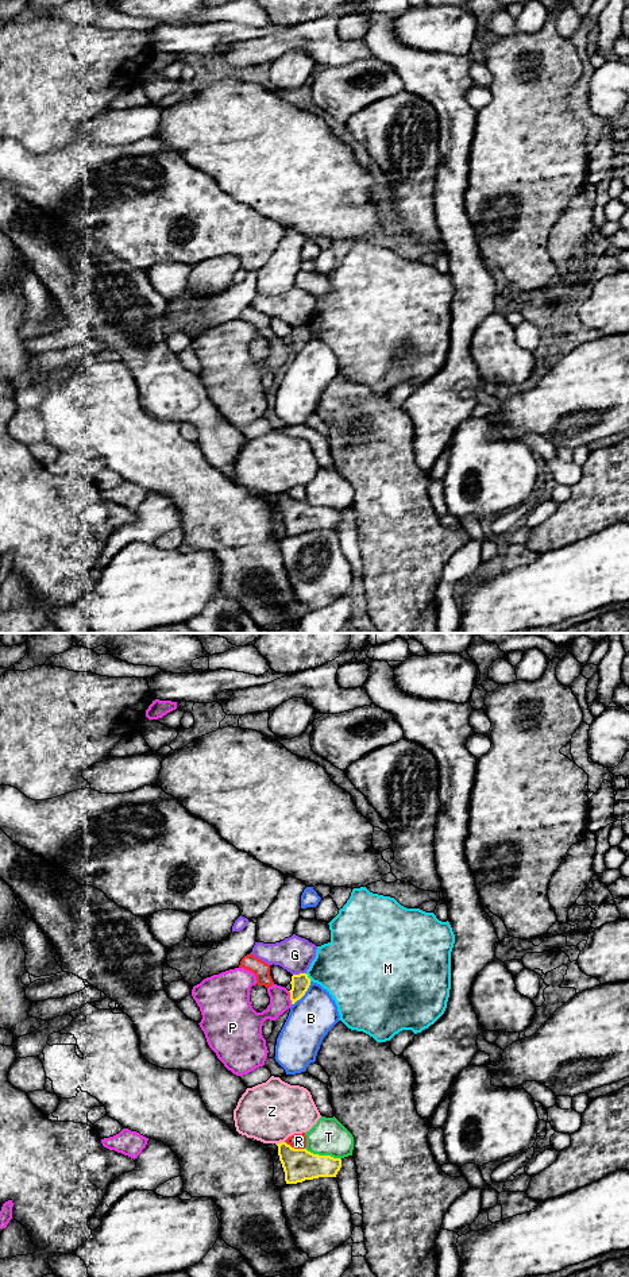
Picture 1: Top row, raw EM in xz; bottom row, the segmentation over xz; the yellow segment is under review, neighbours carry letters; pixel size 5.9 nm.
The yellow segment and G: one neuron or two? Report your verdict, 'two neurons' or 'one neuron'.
two neurons

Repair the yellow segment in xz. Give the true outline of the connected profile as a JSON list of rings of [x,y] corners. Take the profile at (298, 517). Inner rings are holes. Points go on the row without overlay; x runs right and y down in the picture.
[[[286,494],[277,498],[286,536],[297,536],[319,529],[336,529],[341,520],[340,510],[313,506],[306,501],[294,501]]]

